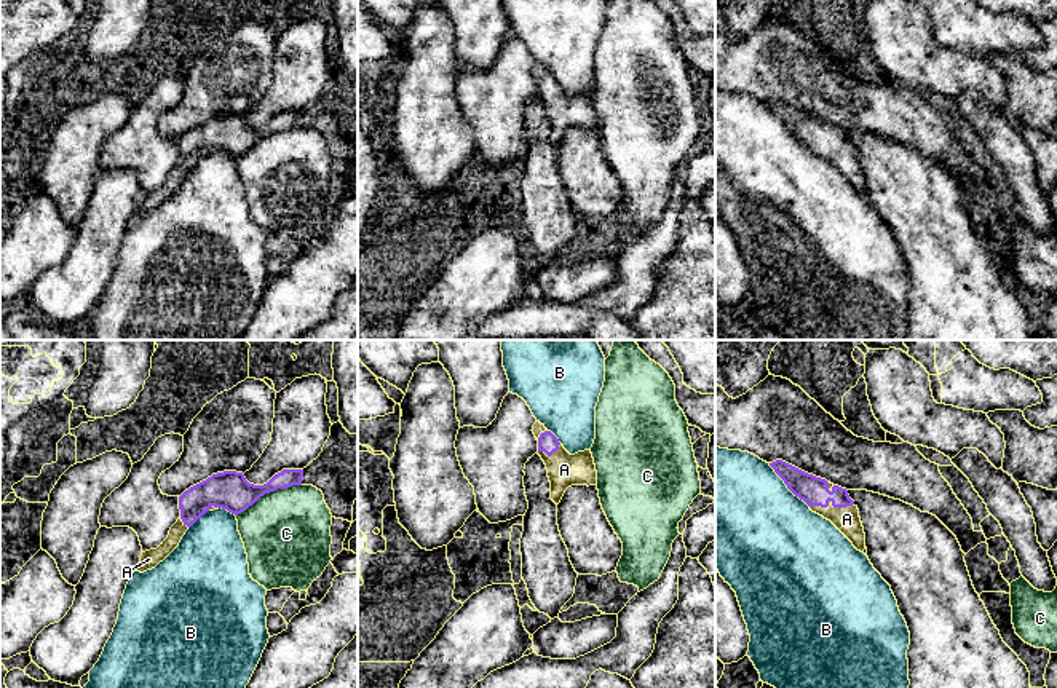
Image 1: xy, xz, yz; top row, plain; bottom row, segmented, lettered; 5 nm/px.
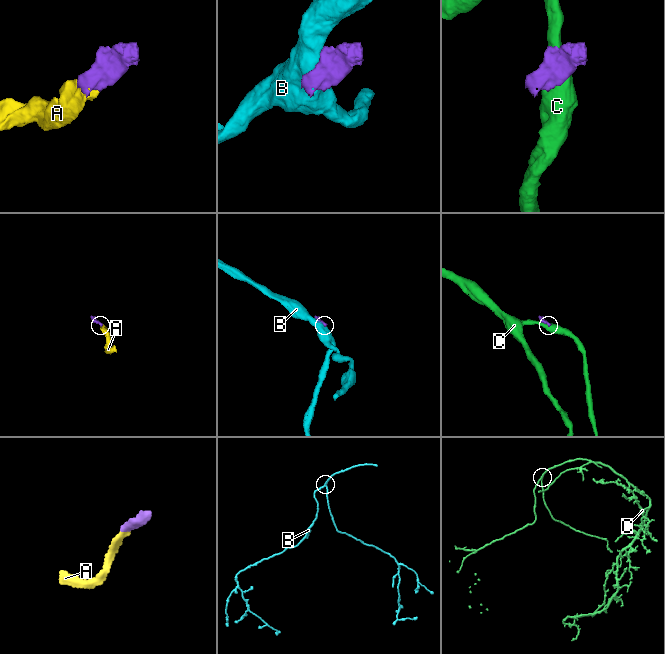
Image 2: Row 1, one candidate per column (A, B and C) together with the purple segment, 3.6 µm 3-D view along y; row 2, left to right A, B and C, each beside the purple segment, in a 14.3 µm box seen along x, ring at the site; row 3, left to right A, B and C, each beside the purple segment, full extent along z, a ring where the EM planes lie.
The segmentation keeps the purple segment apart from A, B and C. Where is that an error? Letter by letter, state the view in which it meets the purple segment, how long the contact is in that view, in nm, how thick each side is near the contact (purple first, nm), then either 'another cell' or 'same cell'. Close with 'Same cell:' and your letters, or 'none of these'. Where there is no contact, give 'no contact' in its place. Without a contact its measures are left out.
A: yz | 220 nm | 150/130 nm | same cell
B: yz | 300 nm | 150/500 nm | another cell
C: xy | 360 nm | 200/440 nm | another cell
Same cell: A

